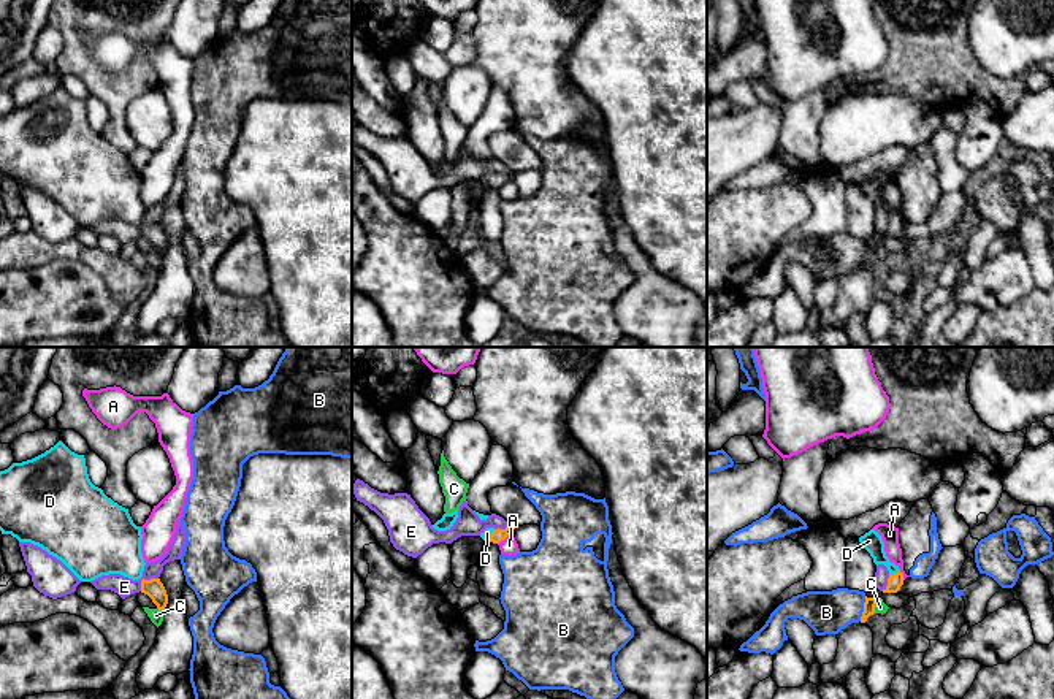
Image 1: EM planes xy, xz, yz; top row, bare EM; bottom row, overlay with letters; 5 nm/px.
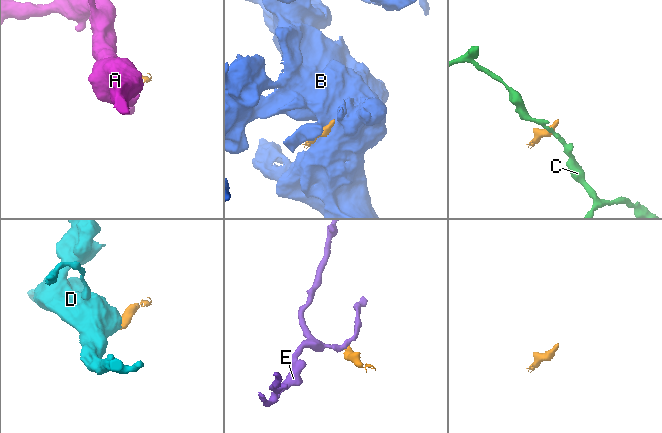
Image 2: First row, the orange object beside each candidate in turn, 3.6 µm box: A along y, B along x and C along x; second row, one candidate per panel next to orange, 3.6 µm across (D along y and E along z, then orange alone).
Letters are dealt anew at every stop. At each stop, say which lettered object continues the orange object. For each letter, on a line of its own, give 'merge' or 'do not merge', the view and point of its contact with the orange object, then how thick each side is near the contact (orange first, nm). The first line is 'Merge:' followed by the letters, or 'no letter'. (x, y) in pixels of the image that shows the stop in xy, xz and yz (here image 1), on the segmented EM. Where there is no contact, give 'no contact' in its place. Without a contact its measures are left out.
Merge: D
A: do not merge; meets orange in xz at (504, 538); 70 nm thick on the orange side, 90 nm on the other
B: do not merge; meets orange in yz at (864, 609); 60 nm thick on the orange side, 220 nm on the other
C: do not merge; meets orange in xy at (159, 609); 100 nm thick on the orange side, 70 nm on the other
D: merge; meets orange in yz at (894, 574); 80 nm thick on the orange side, 100 nm on the other
E: do not merge; meets orange in xy at (143, 579); 100 nm thick on the orange side, 100 nm on the other

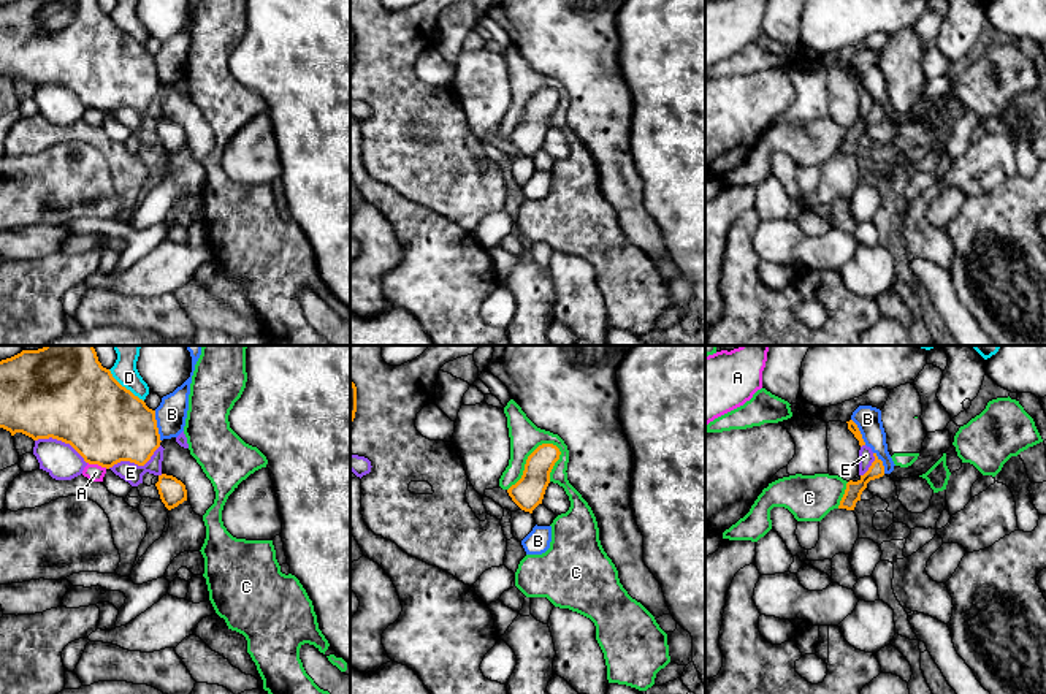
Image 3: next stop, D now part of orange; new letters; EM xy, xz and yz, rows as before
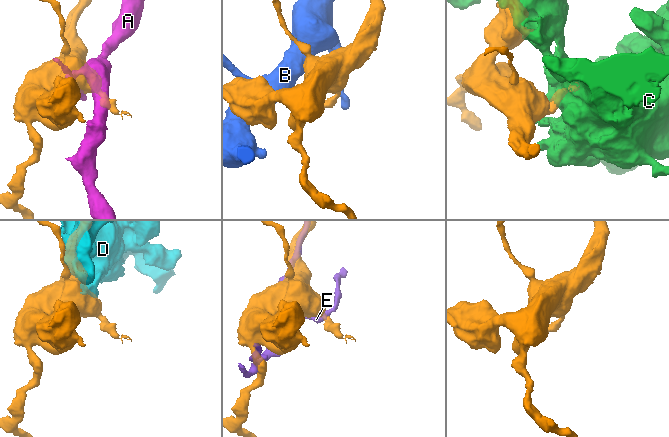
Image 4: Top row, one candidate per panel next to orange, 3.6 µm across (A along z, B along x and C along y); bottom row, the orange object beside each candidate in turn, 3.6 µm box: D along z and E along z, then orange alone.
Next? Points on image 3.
Merge: no letter
A: do not merge; meets orange in xy at (97, 463); 400 nm thick on the orange side, 90 nm on the other
B: do not merge; meets orange in xy at (156, 427); 400 nm thick on the orange side, 150 nm on the other
C: do not merge; meets orange in xz at (528, 458); 160 nm thick on the orange side, 160 nm on the other
D: do not merge; meets orange in xy at (124, 387); 440 nm thick on the orange side, 130 nm on the other
E: do not merge; meets orange in xy at (135, 463); 400 nm thick on the orange side, 100 nm on the other

